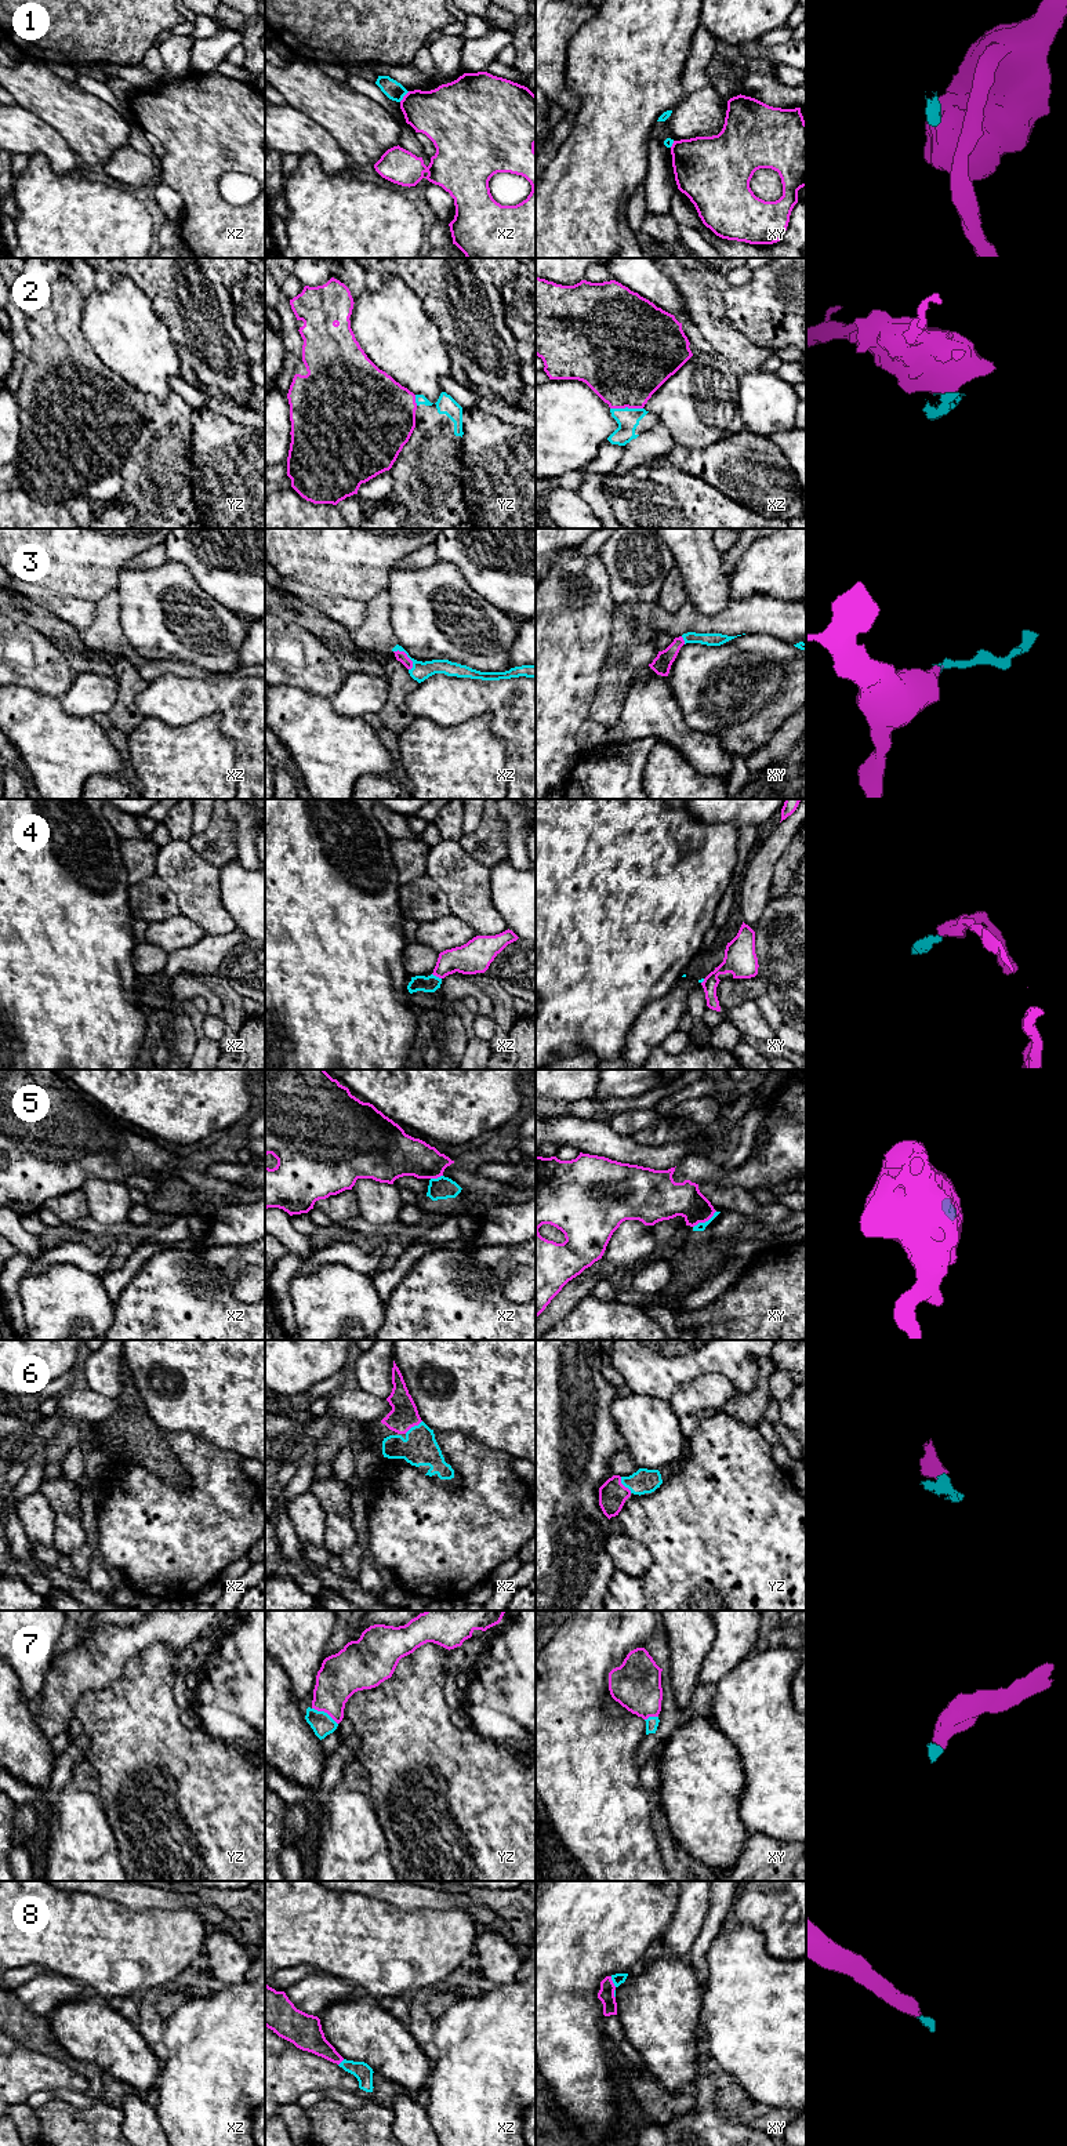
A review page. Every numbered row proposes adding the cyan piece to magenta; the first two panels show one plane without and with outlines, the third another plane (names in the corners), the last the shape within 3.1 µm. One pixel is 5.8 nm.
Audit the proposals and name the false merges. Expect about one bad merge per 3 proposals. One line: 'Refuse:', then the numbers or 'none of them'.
Refuse: 1, 2, 4, 5

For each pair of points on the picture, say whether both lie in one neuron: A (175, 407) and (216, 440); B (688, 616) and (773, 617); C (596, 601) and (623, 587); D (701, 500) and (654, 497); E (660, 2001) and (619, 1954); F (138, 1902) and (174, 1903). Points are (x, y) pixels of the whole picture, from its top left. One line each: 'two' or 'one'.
A: two
B: one
C: two
D: one
E: two
F: one

